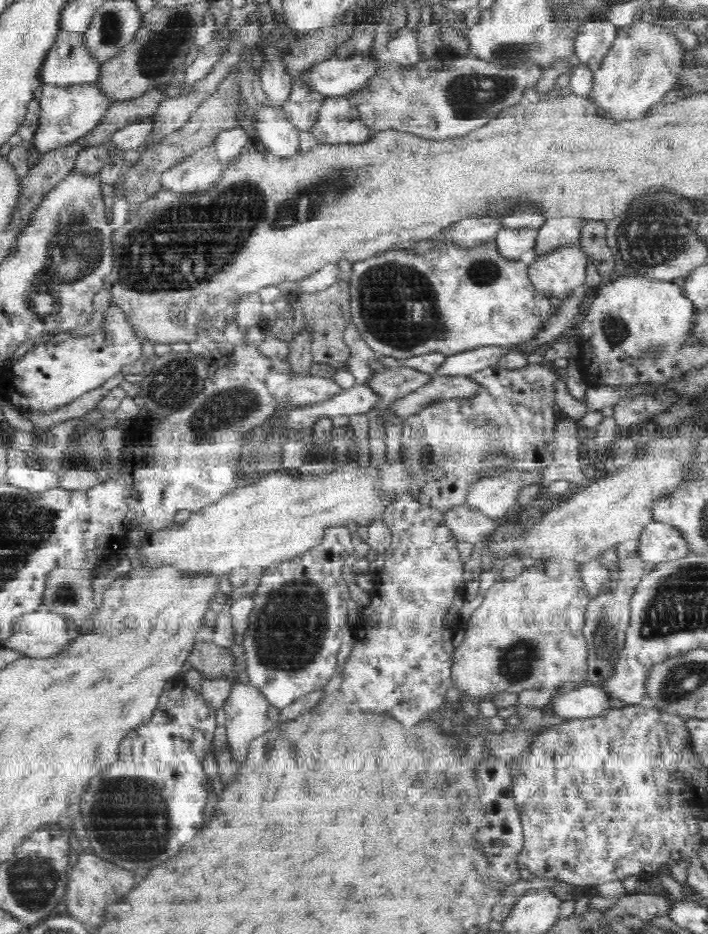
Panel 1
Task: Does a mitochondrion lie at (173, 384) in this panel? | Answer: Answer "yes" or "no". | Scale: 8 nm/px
yes

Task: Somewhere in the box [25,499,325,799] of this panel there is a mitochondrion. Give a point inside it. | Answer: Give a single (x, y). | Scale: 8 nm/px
(67, 595)

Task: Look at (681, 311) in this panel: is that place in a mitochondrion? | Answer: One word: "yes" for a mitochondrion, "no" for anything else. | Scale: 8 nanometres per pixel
no

